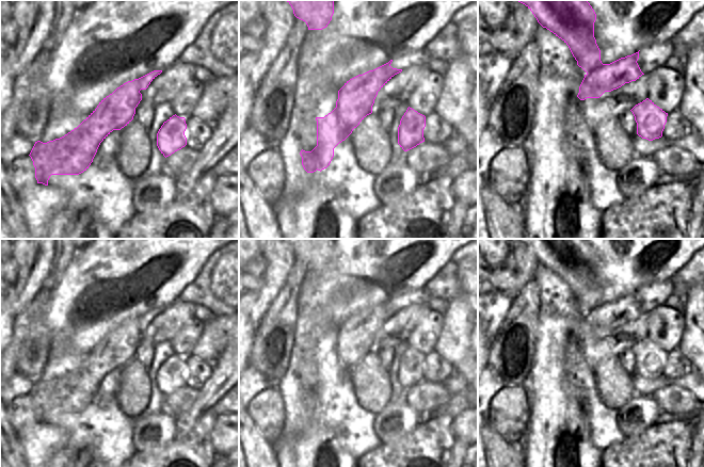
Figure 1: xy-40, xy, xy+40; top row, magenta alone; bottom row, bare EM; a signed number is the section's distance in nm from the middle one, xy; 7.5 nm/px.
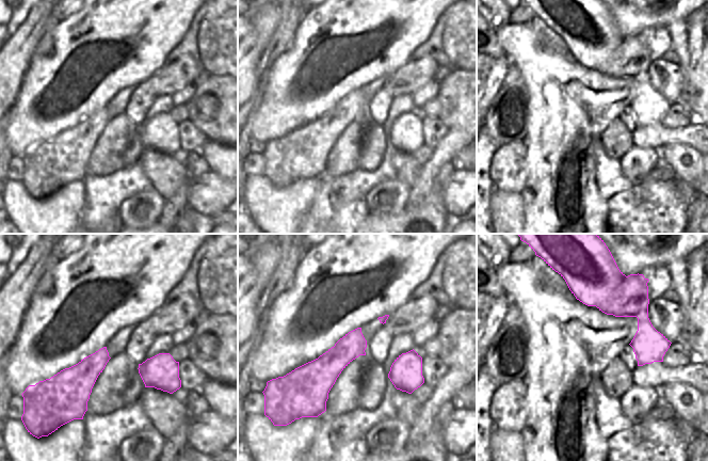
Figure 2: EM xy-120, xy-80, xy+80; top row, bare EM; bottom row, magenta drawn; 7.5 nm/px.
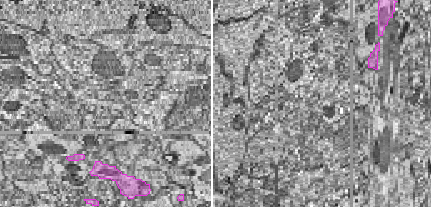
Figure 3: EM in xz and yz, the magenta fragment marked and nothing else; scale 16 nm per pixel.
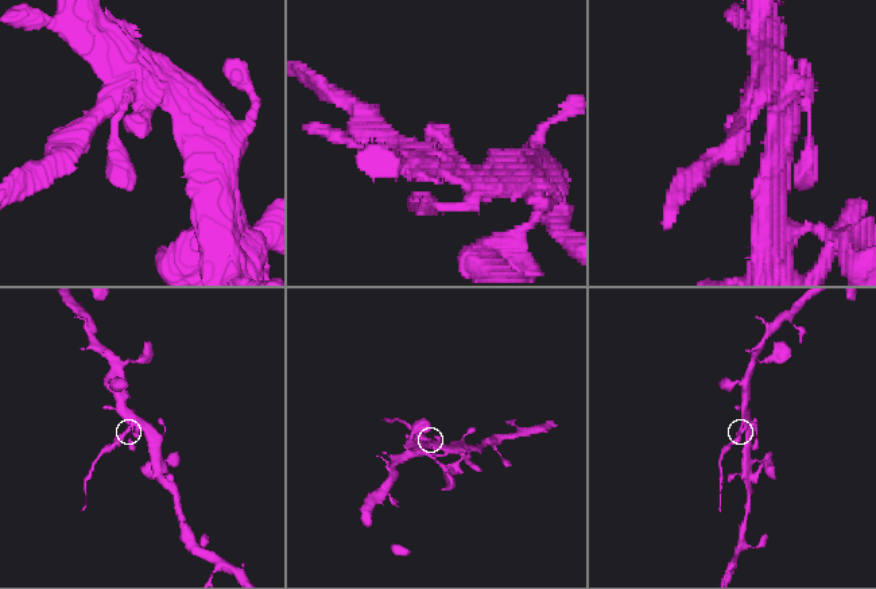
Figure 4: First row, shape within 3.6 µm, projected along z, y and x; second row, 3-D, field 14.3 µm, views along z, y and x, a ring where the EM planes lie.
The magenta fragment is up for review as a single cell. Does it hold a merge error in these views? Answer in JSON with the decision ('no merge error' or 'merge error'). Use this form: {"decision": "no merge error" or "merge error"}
{"decision": "merge error"}

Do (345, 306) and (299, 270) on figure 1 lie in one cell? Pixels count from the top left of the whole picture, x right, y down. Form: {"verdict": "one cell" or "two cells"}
{"verdict": "two cells"}

